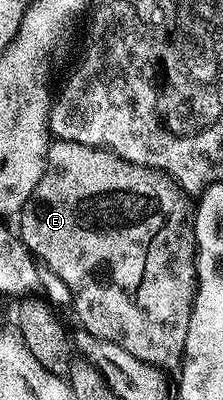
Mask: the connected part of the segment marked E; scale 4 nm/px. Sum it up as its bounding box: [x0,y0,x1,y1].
[19,140,195,367]

